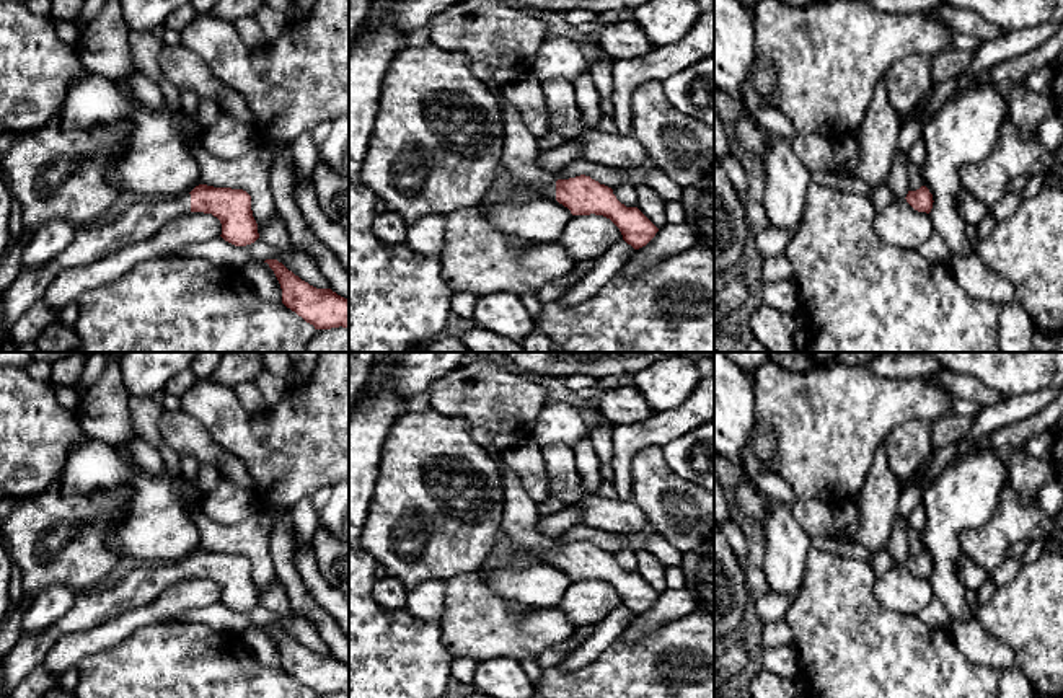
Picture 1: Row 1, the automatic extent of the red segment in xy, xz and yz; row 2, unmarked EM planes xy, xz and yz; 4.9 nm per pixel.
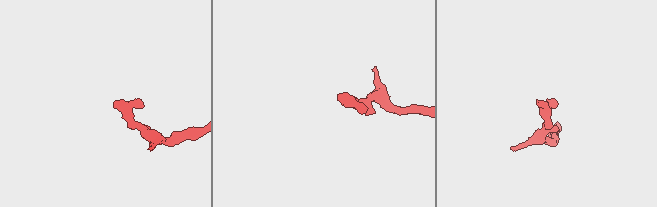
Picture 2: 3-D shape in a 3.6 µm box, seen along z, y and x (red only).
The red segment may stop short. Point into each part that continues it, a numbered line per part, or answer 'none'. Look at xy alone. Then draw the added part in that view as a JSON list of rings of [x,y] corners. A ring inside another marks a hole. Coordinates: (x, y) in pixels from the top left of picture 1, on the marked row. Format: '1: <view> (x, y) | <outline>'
1: xy (144, 219) | [[[191,194],[178,196],[173,199],[142,199],[132,204],[114,222],[95,223],[90,228],[78,228],[70,245],[62,250],[54,259],[41,267],[31,267],[20,272],[2,297],[3,323],[0,329],[8,333],[11,326],[44,297],[46,289],[52,279],[65,269],[90,266],[119,250],[153,238],[166,223],[191,212]]]

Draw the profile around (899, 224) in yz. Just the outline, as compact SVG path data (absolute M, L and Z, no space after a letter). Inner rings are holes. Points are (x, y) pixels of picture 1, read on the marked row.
M893 199L874 215L877 236L895 248L916 250L936 233L929 214L915 210L906 199Z

